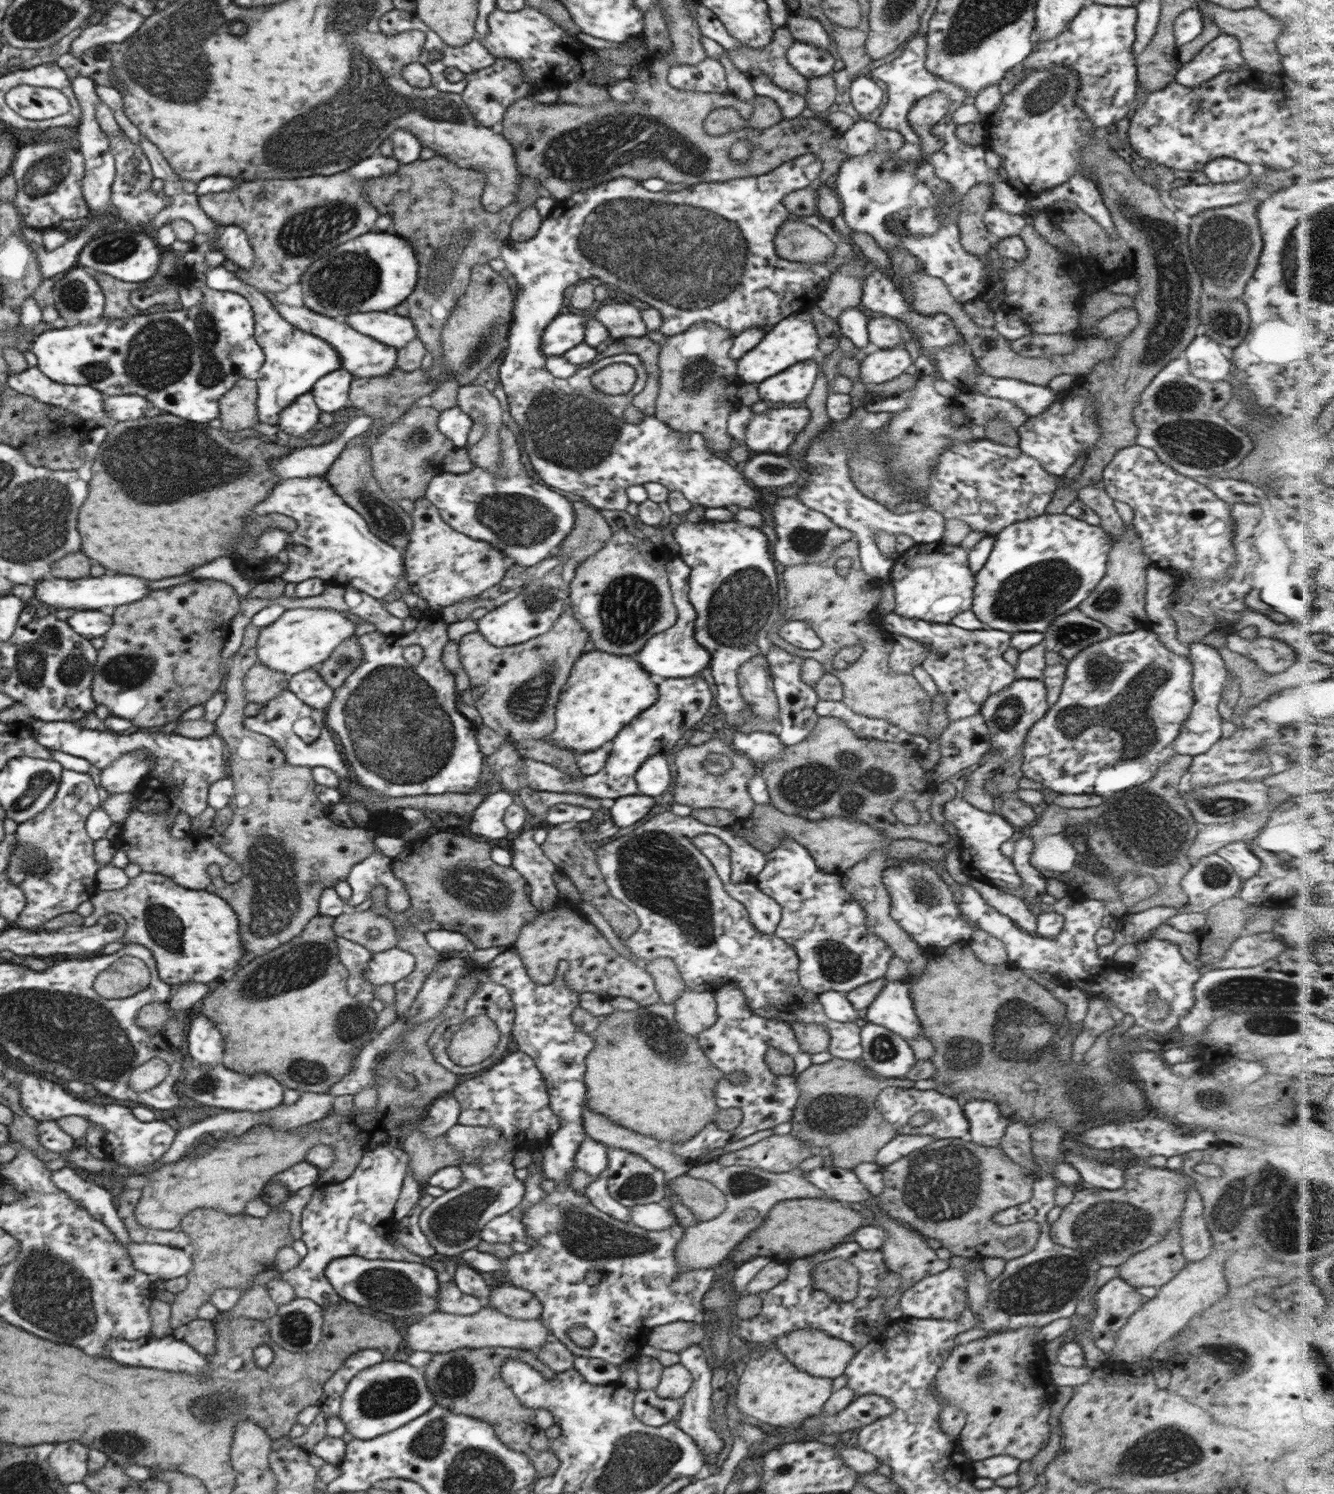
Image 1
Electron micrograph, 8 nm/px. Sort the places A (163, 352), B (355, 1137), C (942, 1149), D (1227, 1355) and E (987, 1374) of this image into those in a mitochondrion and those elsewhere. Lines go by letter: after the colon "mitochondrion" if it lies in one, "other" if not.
A: mitochondrion
B: other
C: mitochondrion
D: mitochondrion
E: mitochondrion

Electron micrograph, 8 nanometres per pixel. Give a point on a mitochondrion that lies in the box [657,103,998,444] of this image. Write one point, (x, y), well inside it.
(917, 200)

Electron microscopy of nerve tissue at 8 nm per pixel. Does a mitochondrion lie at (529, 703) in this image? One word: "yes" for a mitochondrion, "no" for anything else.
yes

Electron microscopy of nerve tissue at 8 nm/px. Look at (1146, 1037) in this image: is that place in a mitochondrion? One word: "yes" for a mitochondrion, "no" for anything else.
no

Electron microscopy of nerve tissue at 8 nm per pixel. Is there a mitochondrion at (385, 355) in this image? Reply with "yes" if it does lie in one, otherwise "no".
no

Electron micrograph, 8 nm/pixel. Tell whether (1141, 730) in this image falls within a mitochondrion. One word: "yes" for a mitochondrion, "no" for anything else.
yes

